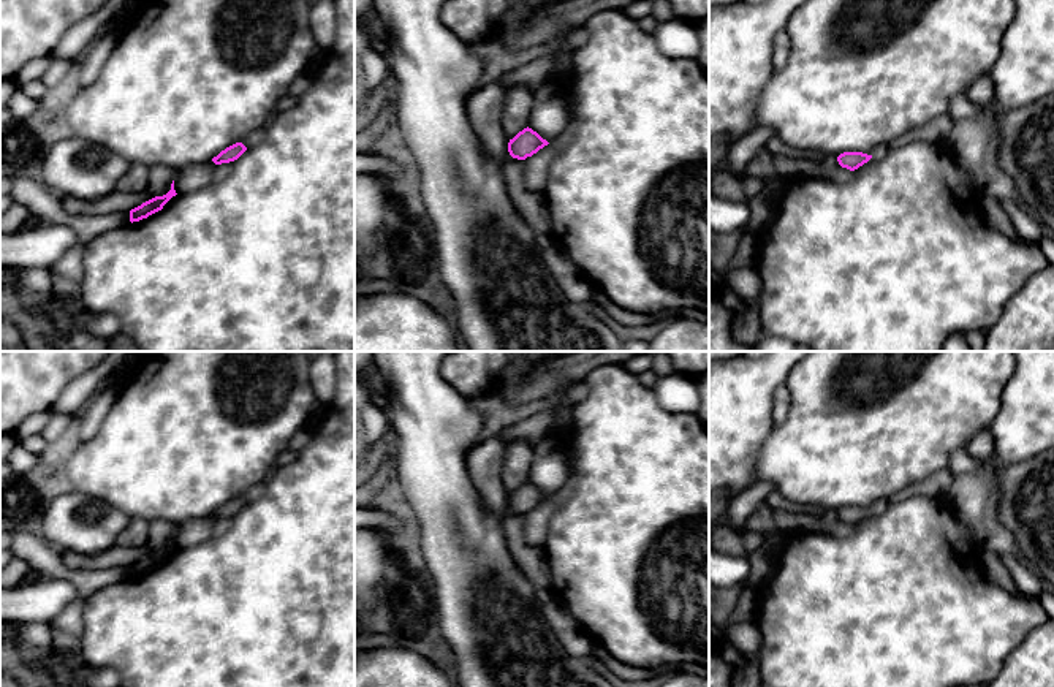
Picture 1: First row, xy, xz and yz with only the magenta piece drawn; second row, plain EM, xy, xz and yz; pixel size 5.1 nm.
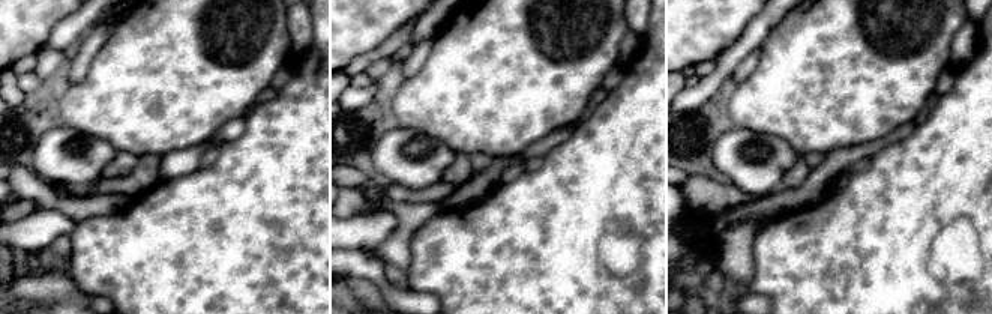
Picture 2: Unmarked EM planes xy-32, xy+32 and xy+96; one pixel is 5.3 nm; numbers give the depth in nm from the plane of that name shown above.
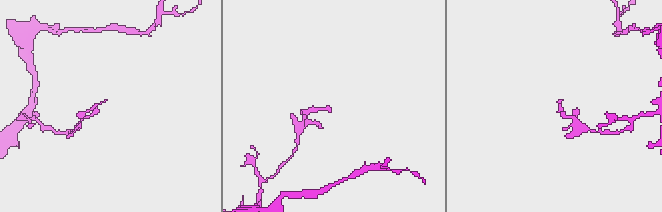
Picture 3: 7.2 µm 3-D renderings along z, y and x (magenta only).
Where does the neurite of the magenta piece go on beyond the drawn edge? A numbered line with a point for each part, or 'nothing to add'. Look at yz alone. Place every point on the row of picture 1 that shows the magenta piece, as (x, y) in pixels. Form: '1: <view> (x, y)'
nothing to add

